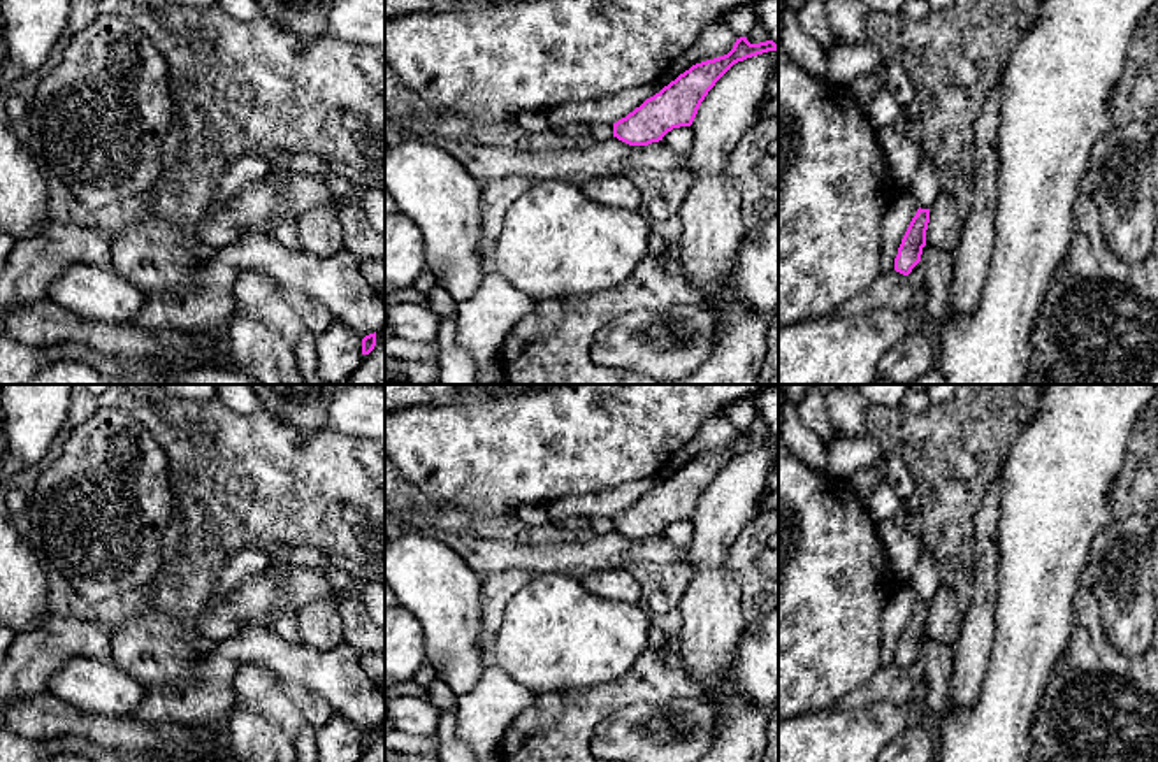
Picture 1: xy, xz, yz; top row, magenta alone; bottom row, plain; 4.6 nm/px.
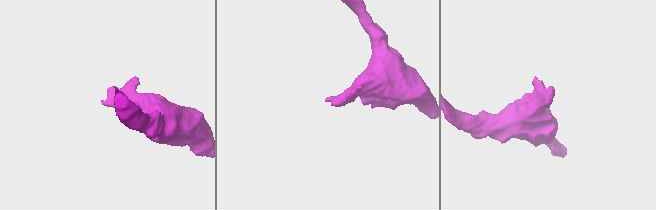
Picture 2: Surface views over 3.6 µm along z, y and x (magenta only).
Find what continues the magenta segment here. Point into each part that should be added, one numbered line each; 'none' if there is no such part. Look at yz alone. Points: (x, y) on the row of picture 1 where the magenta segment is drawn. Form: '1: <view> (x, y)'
none

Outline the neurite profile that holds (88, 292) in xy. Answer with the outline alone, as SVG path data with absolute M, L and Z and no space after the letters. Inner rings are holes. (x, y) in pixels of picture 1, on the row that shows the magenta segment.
M77 263L47 284L46 298L84 320L123 323L141 313L146 293L112 267Z

